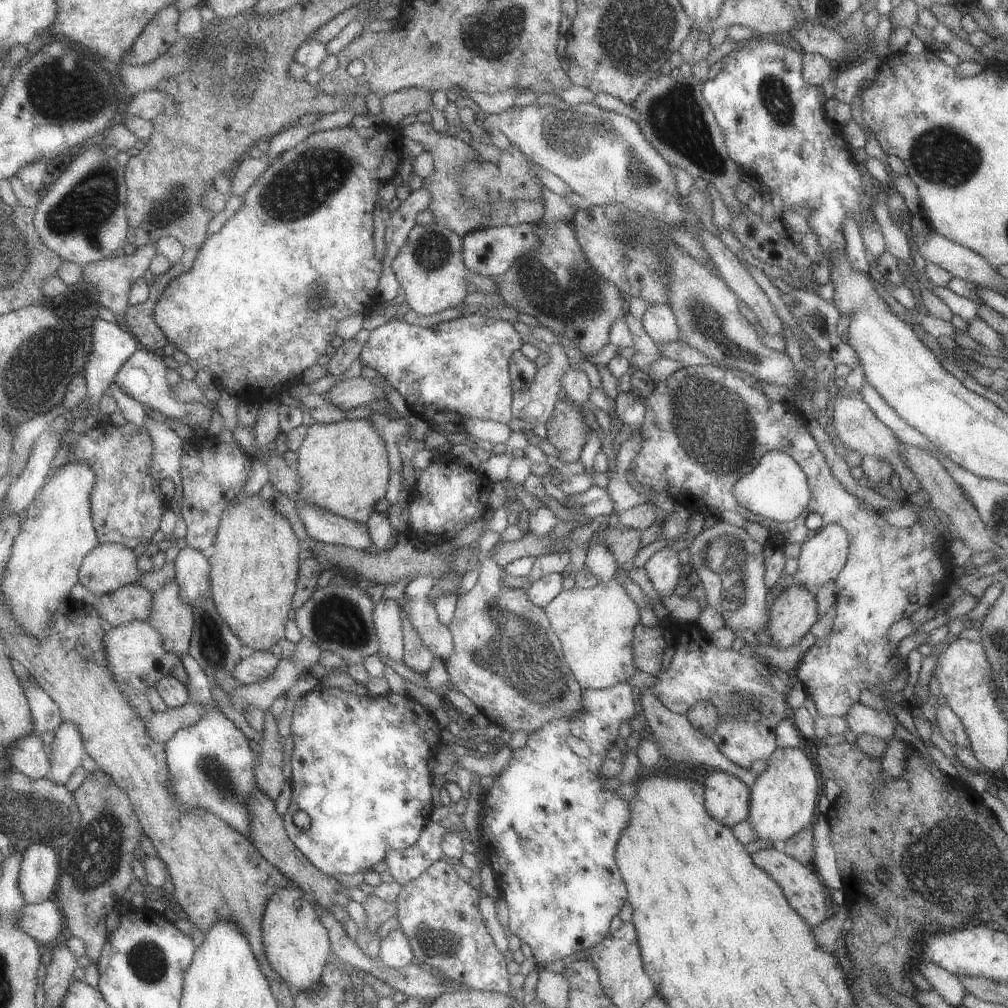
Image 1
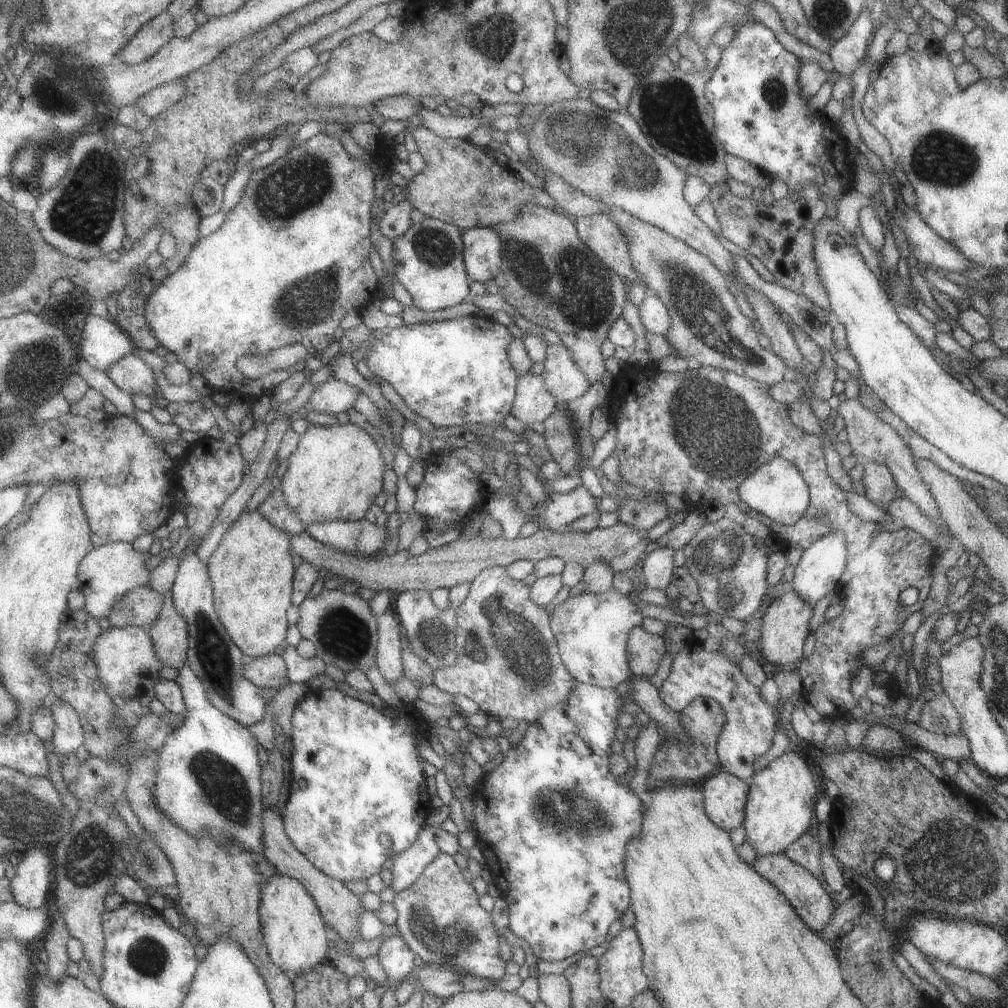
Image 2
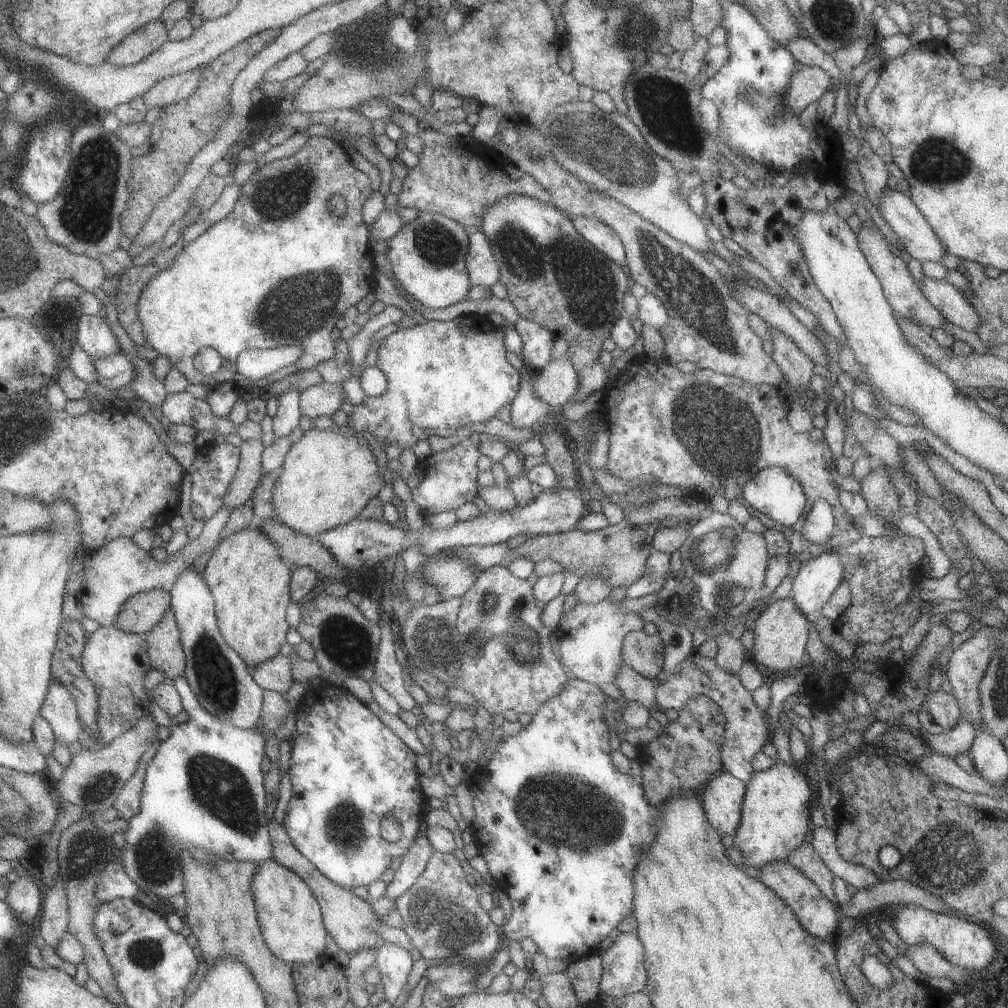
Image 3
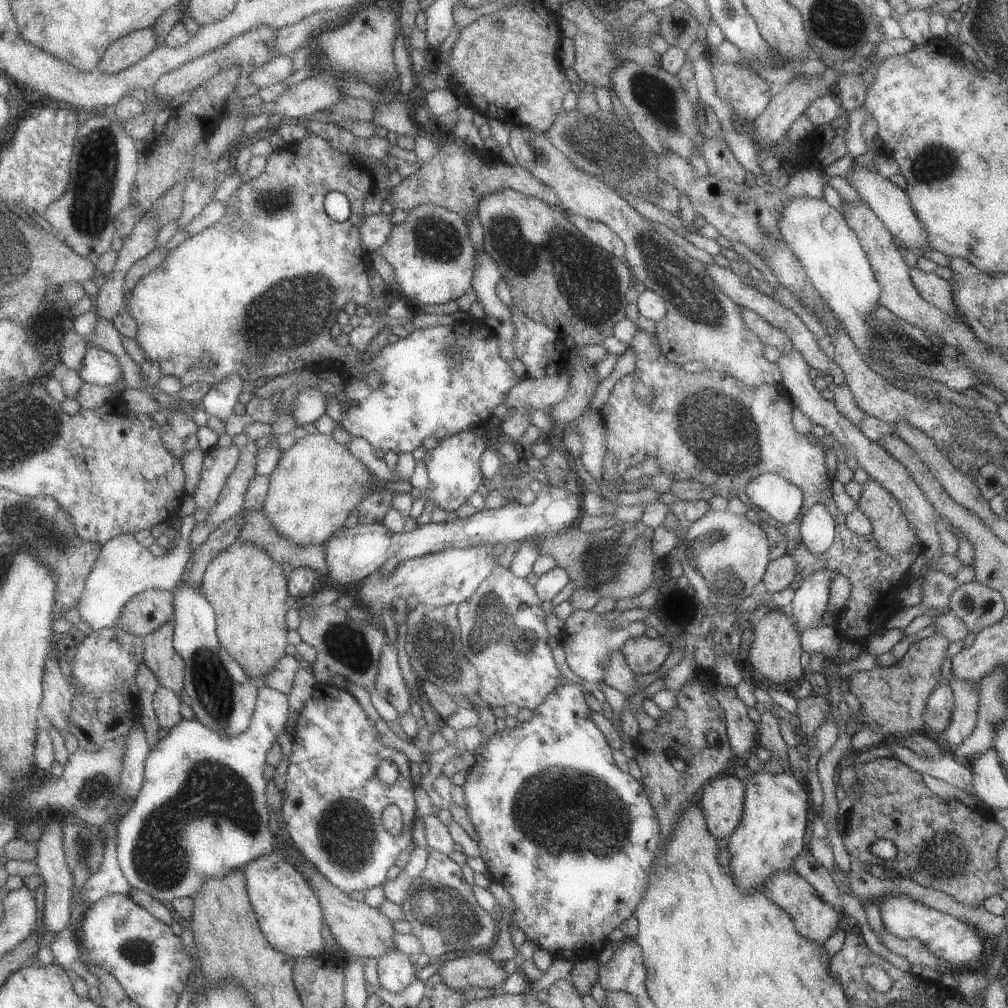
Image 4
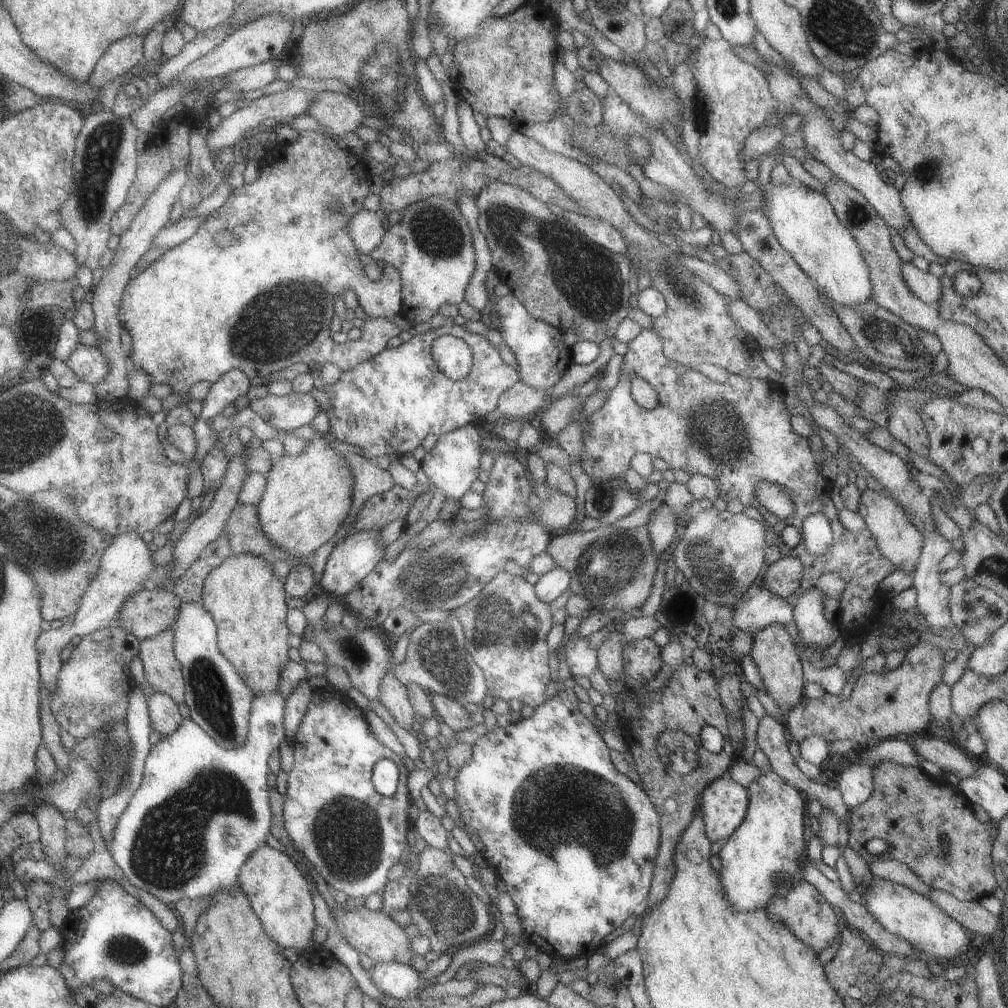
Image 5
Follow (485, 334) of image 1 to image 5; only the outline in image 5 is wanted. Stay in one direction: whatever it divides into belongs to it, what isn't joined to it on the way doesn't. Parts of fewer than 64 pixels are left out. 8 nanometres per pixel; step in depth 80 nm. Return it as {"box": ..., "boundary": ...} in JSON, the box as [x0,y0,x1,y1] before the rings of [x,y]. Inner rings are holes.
{"box":[322,323,518,461],"boundary":[[[448,323],[423,334],[413,334],[407,342],[402,342],[397,348],[384,349],[373,358],[359,363],[357,368],[341,371],[340,380],[334,384],[323,385],[322,391],[331,400],[332,411],[326,412],[329,416],[331,436],[335,436],[337,441],[359,446],[361,450],[364,448],[365,456],[375,461],[380,455],[388,457],[391,454],[399,456],[411,453],[421,445],[427,434],[433,434],[439,438],[465,424],[483,426],[483,418],[497,406],[499,396],[518,380],[517,372],[505,365],[499,357],[497,347],[492,345],[485,336],[471,334],[462,326]],[[444,335],[455,336],[458,342],[465,342],[471,348],[472,364],[465,378],[460,376],[457,379],[451,379],[446,372],[437,368],[431,348],[439,340],[439,336]]]}

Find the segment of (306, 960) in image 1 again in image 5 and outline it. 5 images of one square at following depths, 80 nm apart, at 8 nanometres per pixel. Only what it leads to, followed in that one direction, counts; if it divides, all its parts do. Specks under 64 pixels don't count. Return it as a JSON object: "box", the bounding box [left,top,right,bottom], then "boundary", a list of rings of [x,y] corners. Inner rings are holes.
{"box":[239,843,318,954],"boundary":[[[266,843],[253,850],[247,860],[239,868],[239,886],[263,931],[280,948],[295,950],[297,954],[302,951],[310,952],[318,949],[313,937],[313,928],[317,924],[313,916],[313,902],[307,880],[301,871],[289,859],[286,853],[274,850]]]}

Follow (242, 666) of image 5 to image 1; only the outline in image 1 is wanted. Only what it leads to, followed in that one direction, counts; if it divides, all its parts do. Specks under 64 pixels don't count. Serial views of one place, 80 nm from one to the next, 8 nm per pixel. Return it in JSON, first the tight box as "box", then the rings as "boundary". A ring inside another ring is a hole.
{"box":[208,494,300,651],"boundary":[[[257,494],[244,499],[229,500],[221,513],[212,545],[214,553],[208,558],[208,577],[211,598],[217,612],[244,647],[254,651],[269,651],[272,644],[284,638],[283,629],[287,612],[292,608],[292,596],[296,589],[295,581],[300,563],[297,557],[300,549],[298,539],[287,520],[277,514],[269,502],[261,500]]]}

